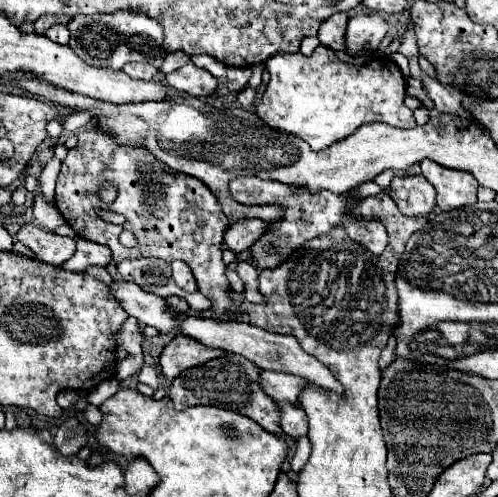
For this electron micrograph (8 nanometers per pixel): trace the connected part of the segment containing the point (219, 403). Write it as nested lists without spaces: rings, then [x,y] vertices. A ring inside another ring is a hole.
[[[227,354],[223,358],[213,358],[213,360],[205,362],[203,366],[195,366],[195,368],[181,372],[169,388],[169,398],[173,400],[177,410],[185,410],[187,406],[197,406],[197,404],[211,404],[217,408],[239,412],[239,414],[255,420],[263,430],[267,430],[275,436],[281,436],[289,446],[287,458],[281,466],[281,472],[289,472],[291,470],[291,458],[295,456],[297,440],[283,434],[283,430],[279,426],[281,410],[279,410],[277,402],[273,402],[273,398],[259,386],[259,374],[261,374],[261,370],[257,368],[257,364],[253,364],[245,356]]]

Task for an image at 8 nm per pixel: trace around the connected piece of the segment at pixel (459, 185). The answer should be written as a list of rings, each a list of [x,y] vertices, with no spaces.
[[[423,160],[421,162],[423,176],[437,190],[437,206],[441,210],[455,210],[461,206],[469,206],[477,202],[477,180],[473,174],[453,168],[443,168],[437,162]]]

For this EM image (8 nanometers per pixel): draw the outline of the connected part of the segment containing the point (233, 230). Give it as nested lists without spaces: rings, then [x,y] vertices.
[[[239,220],[239,222],[233,222],[227,230],[225,230],[225,236],[223,236],[223,242],[227,244],[229,250],[233,250],[235,254],[247,250],[259,236],[261,232],[265,232],[267,228],[267,222],[263,220]]]

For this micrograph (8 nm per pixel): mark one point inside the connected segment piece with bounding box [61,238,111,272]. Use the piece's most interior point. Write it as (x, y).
(88, 254)

